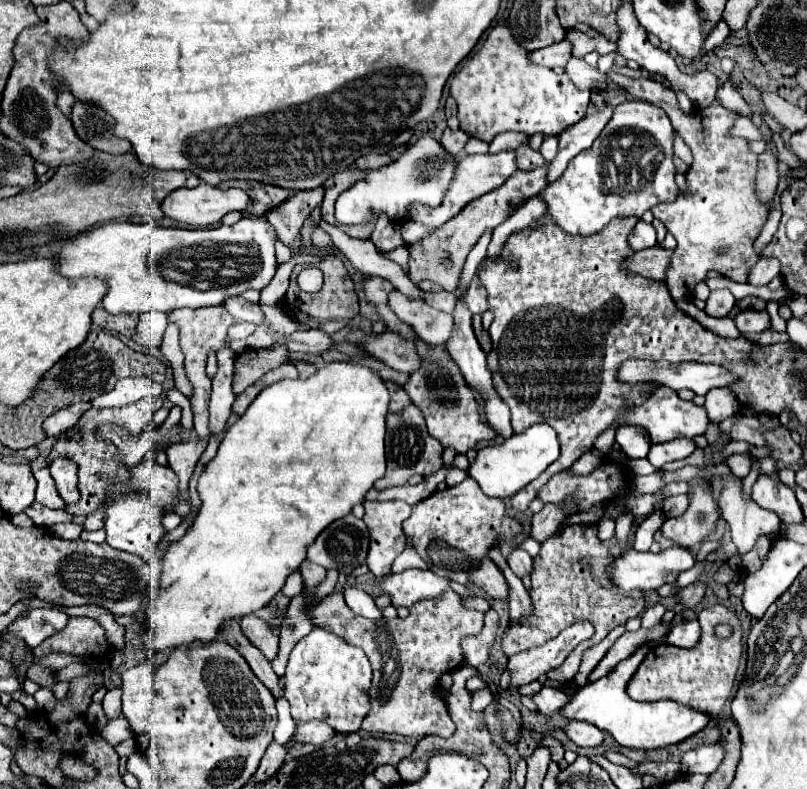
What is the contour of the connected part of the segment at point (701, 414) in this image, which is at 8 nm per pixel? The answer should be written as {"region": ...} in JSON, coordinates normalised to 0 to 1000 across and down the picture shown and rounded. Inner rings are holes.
{"region":[[[814,492],[814,497],[807,497],[807,502],[802,507],[797,507],[794,512],[782,512],[774,517],[774,522],[770,525],[770,530],[765,530],[765,537],[757,537],[755,545],[745,549],[736,561],[736,567],[747,575],[756,575],[758,564],[762,560],[762,548],[770,540],[794,540],[804,548],[804,555],[809,563],[814,560],[831,560],[839,555],[859,555],[864,550],[874,550],[879,530],[871,515],[861,515],[859,510],[849,510],[839,502],[836,494],[829,492]]]}

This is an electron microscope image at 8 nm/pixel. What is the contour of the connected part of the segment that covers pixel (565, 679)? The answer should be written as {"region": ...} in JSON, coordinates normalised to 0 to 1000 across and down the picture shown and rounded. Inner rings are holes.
{"region":[[[710,664],[710,667],[703,667],[695,677],[685,677],[680,684],[675,684],[670,689],[668,705],[663,707],[663,722],[658,730],[660,740],[658,740],[656,755],[660,763],[660,778],[646,781],[643,788],[631,791],[621,811],[623,829],[633,834],[636,829],[675,816],[705,791],[713,791],[717,786],[730,786],[737,793],[737,804],[732,814],[717,816],[703,831],[698,844],[678,852],[680,862],[688,862],[693,867],[705,867],[717,849],[720,829],[727,821],[737,819],[740,814],[745,814],[762,793],[774,791],[779,783],[787,783],[799,768],[797,750],[792,748],[772,750],[755,735],[752,722],[757,720],[757,715],[760,715],[760,707],[755,705],[755,697],[740,682],[740,667]]]}

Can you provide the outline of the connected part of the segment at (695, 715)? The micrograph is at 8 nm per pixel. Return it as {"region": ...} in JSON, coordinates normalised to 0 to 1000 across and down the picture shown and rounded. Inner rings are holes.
{"region":[[[804,819],[792,821],[784,831],[779,831],[779,837],[772,837],[770,842],[765,842],[765,847],[755,857],[715,872],[710,877],[710,882],[705,885],[705,890],[695,897],[695,907],[703,913],[730,915],[730,918],[740,920],[742,925],[752,925],[770,946],[794,948],[794,951],[824,948],[831,943],[841,943],[849,935],[871,925],[879,915],[879,907],[874,907],[866,900],[849,897],[846,892],[839,892],[831,887],[829,890],[827,887],[787,890],[784,885],[779,885],[779,880],[777,880],[779,859],[787,854],[802,826],[804,826]]]}

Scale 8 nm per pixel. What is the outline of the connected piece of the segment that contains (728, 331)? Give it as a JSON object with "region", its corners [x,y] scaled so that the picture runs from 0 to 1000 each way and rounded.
{"region":[[[856,378],[854,380],[844,380],[844,385],[839,385],[839,388],[844,393],[849,393],[849,395],[854,395],[861,406],[866,406],[876,418],[886,421],[888,426],[896,426],[896,428],[916,428],[918,426],[918,421],[911,416],[911,408],[908,408],[906,401],[901,401],[901,403],[881,403],[871,393],[861,390]]]}

